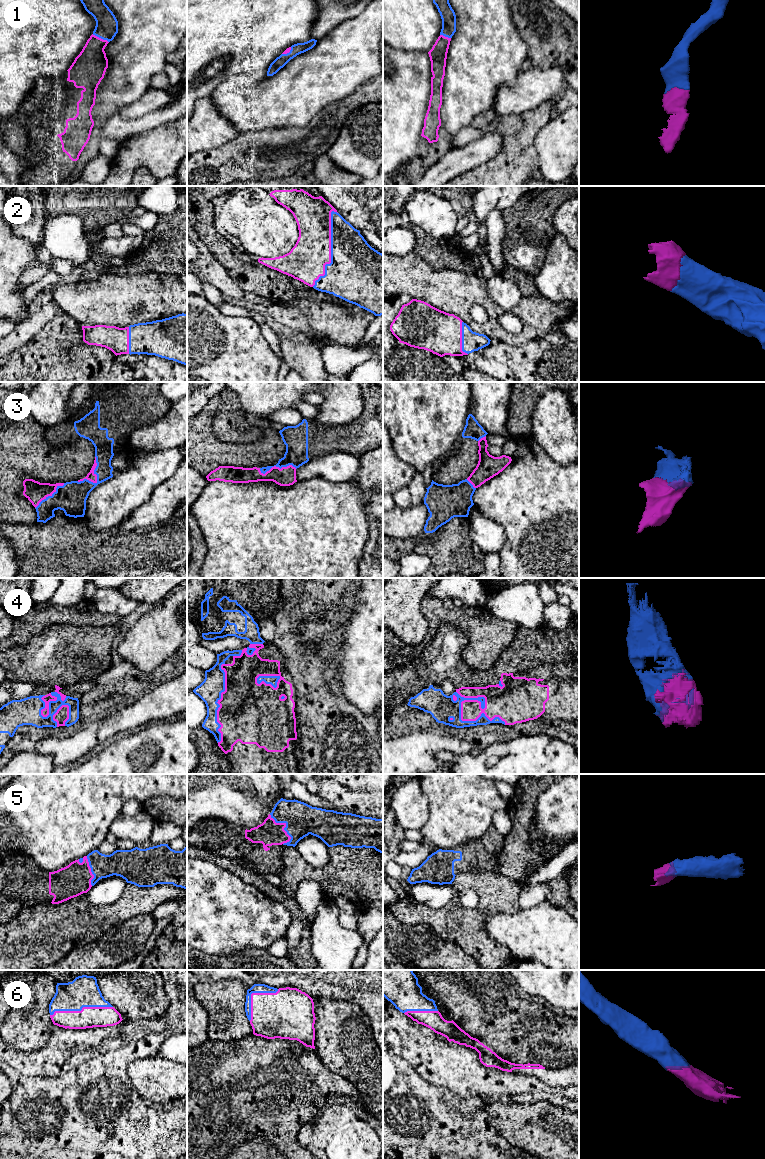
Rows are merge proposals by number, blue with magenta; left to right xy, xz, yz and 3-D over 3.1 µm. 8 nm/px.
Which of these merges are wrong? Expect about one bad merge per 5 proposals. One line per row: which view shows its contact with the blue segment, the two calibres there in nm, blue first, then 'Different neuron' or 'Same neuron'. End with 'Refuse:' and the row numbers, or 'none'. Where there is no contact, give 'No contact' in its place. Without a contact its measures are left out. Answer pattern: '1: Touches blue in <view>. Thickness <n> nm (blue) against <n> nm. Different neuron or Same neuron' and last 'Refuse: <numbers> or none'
1: Touches blue in xy. Thickness 180 nm (blue) against 260 nm. Same neuron
2: Touches blue in xz. Thickness 420 nm (blue) against 320 nm. Same neuron
3: Touches blue in xy. Thickness 240 nm (blue) against 70 nm. Same neuron
4: Touches blue in yz. Thickness 200 nm (blue) against 180 nm. Same neuron
5: Touches blue in xz. Thickness 260 nm (blue) against 200 nm. Same neuron
6: Touches blue in xy. Thickness 240 nm (blue) against 170 nm. Same neuron
Refuse: none

